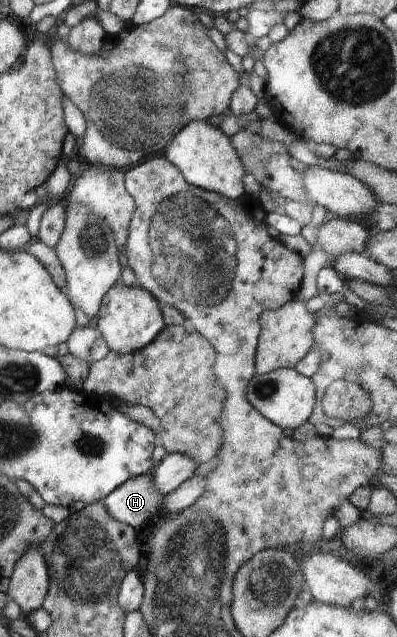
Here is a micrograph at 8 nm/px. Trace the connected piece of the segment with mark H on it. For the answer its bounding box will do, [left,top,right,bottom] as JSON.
[102,473,164,528]

